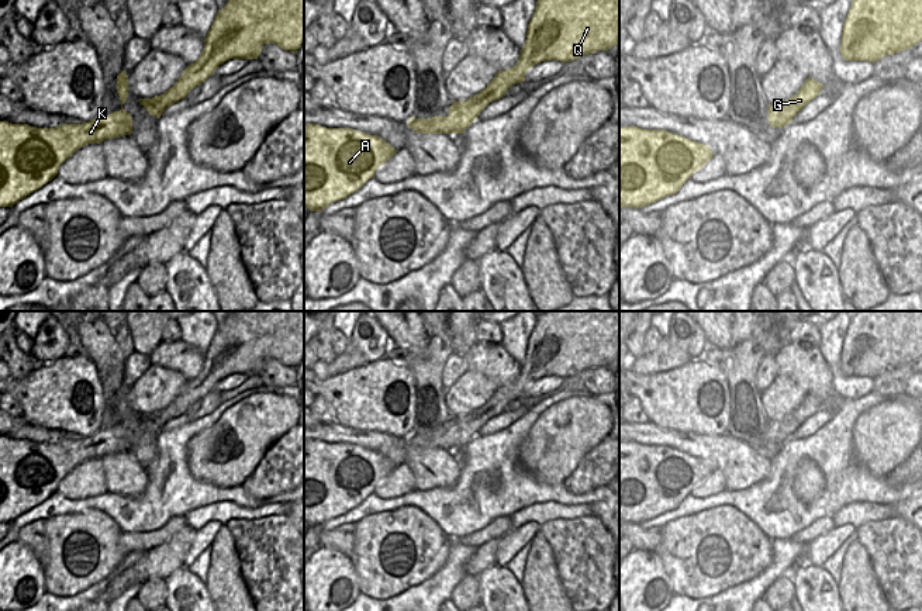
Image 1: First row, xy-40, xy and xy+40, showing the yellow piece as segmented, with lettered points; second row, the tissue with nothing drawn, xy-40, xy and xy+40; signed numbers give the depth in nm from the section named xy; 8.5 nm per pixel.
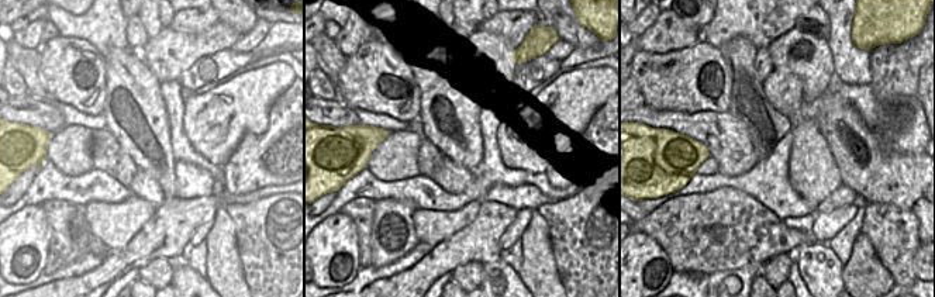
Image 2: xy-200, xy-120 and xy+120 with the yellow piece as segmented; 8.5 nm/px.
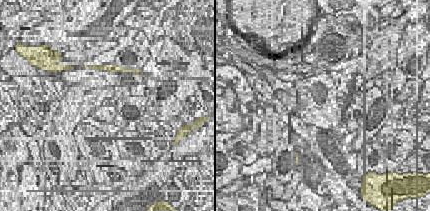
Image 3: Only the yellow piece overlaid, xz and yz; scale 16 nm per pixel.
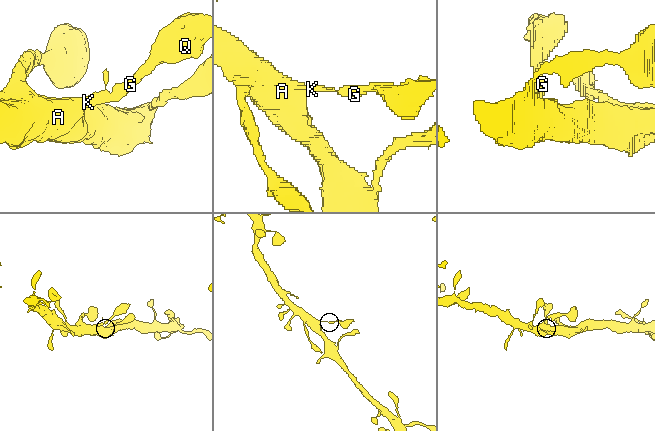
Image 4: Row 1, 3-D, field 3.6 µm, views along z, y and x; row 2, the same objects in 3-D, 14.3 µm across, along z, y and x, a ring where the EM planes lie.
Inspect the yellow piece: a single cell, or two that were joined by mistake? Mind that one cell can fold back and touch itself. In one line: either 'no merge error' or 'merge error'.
no merge error

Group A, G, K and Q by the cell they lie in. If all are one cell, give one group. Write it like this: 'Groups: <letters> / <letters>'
Groups: A G K Q.

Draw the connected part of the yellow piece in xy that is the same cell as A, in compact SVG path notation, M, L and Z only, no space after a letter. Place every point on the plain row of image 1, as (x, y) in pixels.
M304 439L304 521L321 527L346 514L396 467L377 451Z

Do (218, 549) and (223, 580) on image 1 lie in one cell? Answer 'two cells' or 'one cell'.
one cell

